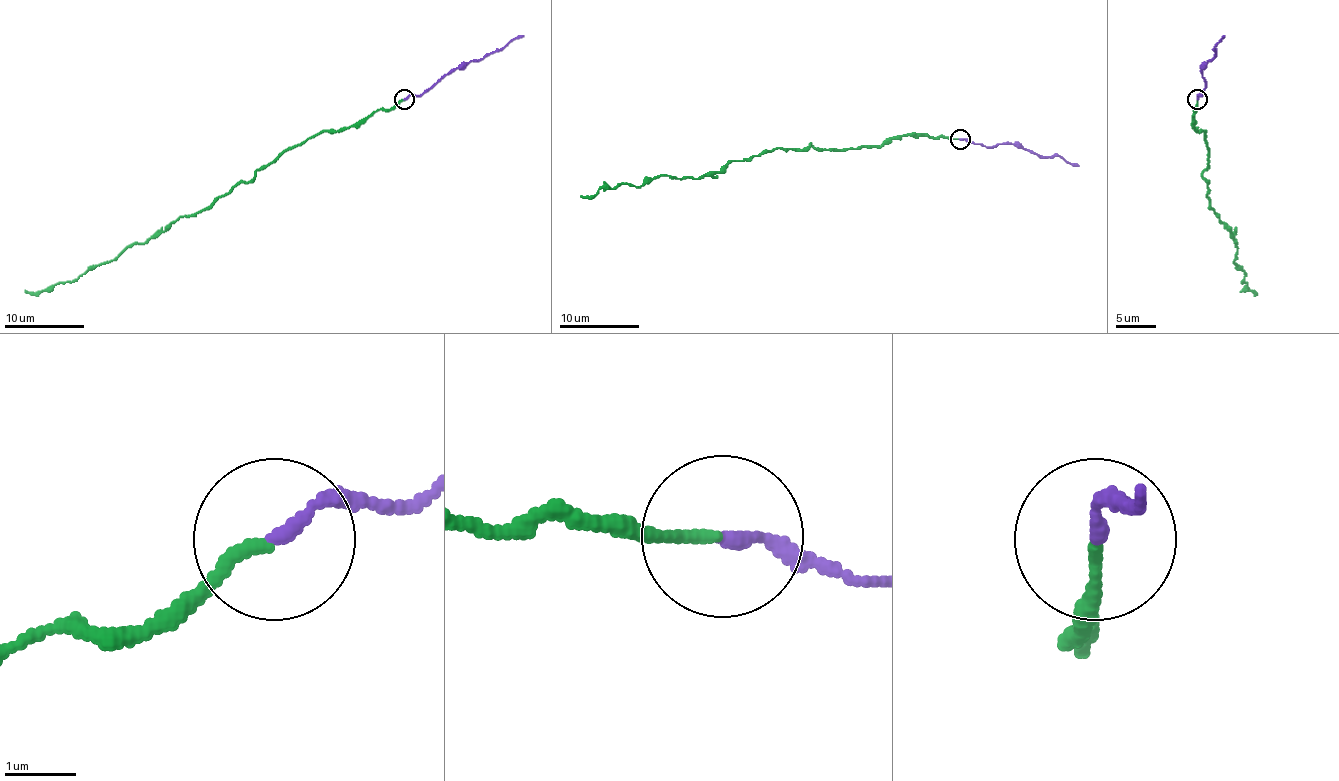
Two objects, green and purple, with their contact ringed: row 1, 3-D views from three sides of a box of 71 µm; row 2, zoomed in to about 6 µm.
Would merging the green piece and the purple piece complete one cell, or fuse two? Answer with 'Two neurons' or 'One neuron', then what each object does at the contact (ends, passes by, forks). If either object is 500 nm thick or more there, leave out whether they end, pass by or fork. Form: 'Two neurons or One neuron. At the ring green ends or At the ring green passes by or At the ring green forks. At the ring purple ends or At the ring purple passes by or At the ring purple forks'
Two neurons. At the ring green ends. At the ring purple ends

